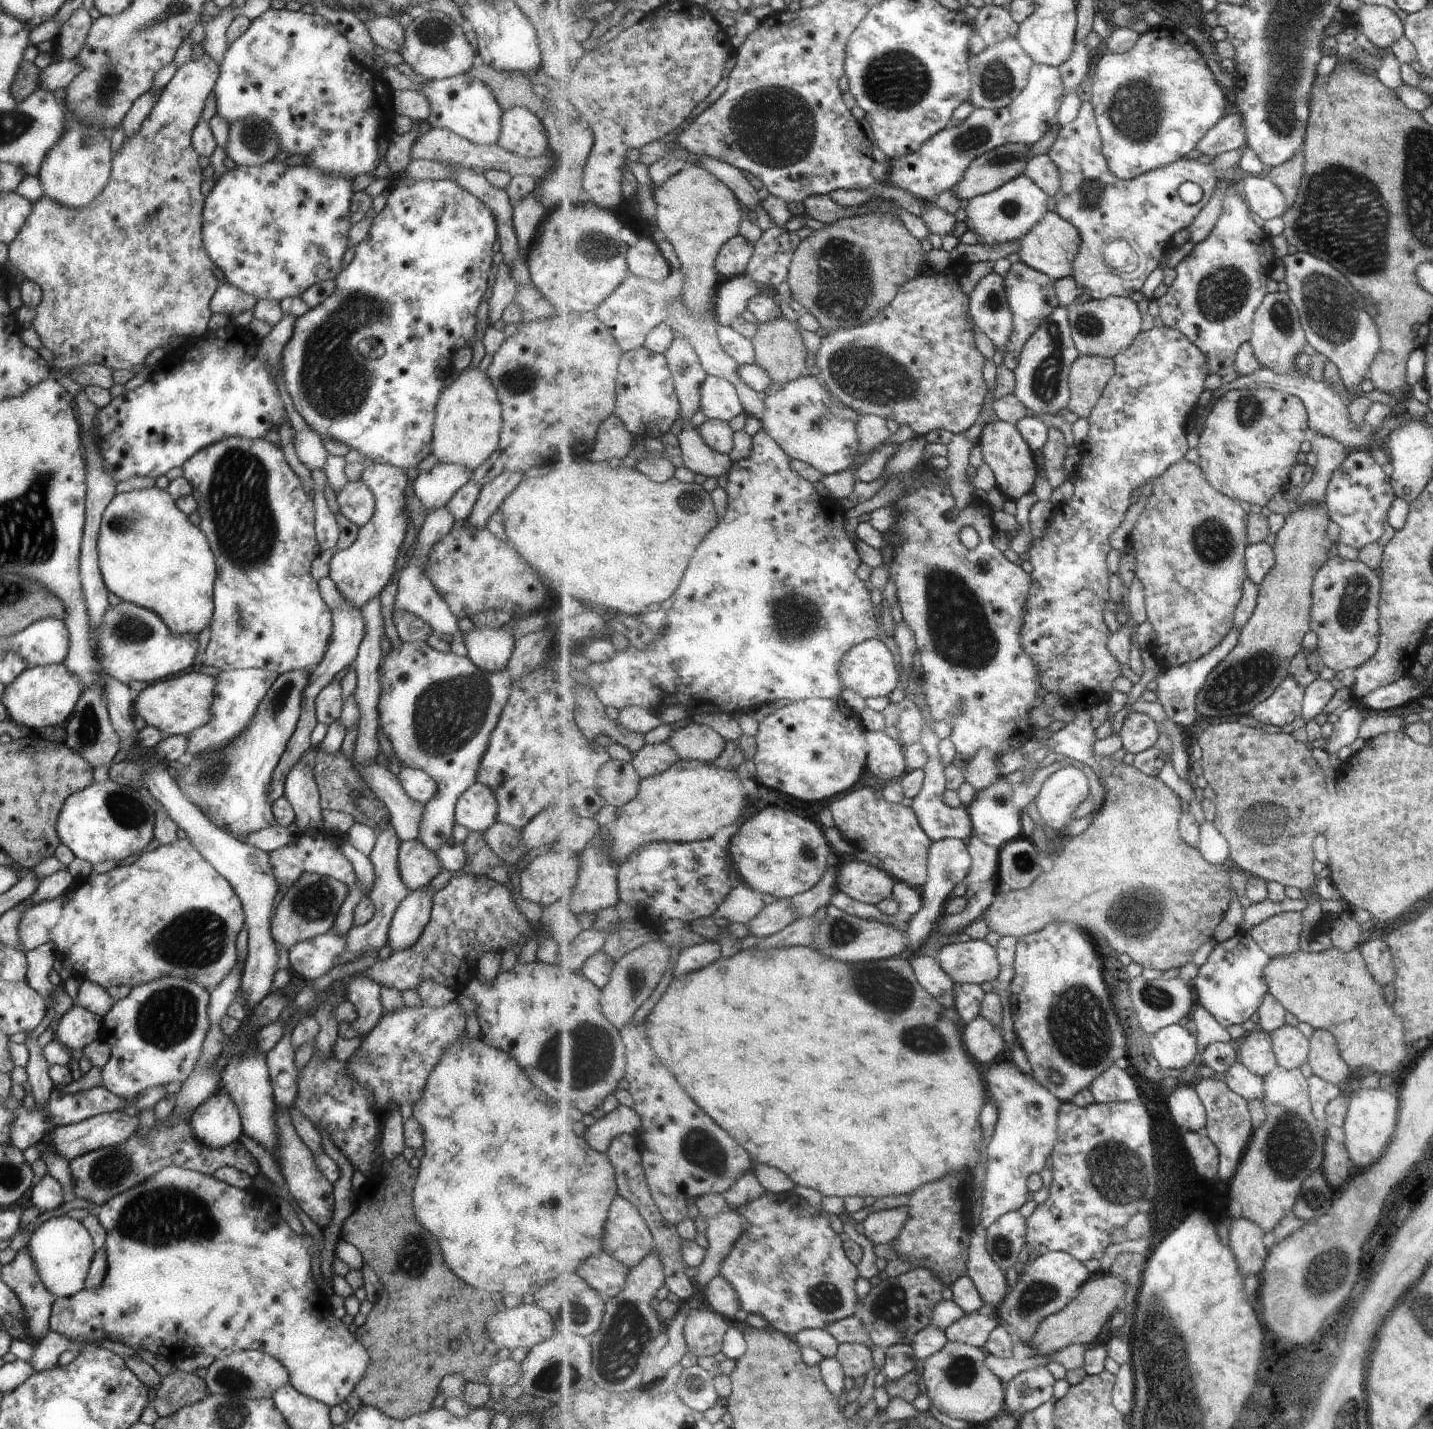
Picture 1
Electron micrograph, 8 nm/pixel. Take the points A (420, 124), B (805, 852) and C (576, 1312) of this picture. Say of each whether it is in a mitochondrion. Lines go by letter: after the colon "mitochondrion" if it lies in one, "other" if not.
A: other
B: mitochondrion
C: mitochondrion

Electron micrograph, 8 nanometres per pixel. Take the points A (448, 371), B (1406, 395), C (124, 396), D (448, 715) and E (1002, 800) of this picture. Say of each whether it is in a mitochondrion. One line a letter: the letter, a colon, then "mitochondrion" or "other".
A: other
B: other
C: other
D: mitochondrion
E: mitochondrion

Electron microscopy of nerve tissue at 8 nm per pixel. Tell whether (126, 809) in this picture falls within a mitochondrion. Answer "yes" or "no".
yes

